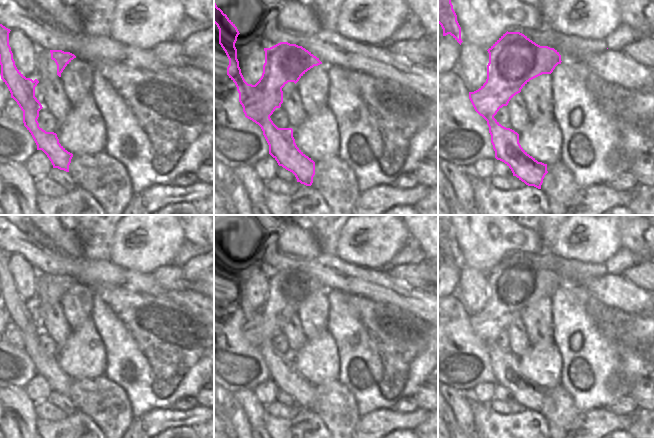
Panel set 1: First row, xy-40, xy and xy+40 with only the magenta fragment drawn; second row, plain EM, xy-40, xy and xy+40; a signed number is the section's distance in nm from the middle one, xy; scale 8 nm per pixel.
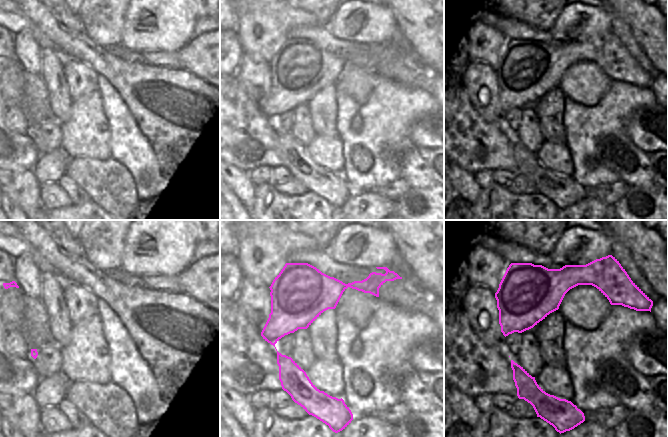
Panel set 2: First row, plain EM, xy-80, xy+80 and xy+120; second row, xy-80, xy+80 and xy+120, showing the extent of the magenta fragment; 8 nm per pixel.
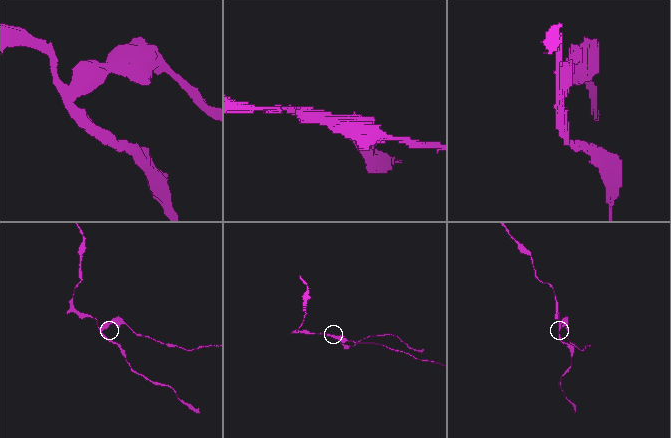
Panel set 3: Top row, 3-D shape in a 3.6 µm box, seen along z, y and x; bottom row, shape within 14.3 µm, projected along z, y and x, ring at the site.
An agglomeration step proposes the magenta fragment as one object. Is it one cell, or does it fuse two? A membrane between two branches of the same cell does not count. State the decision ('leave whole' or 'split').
split

